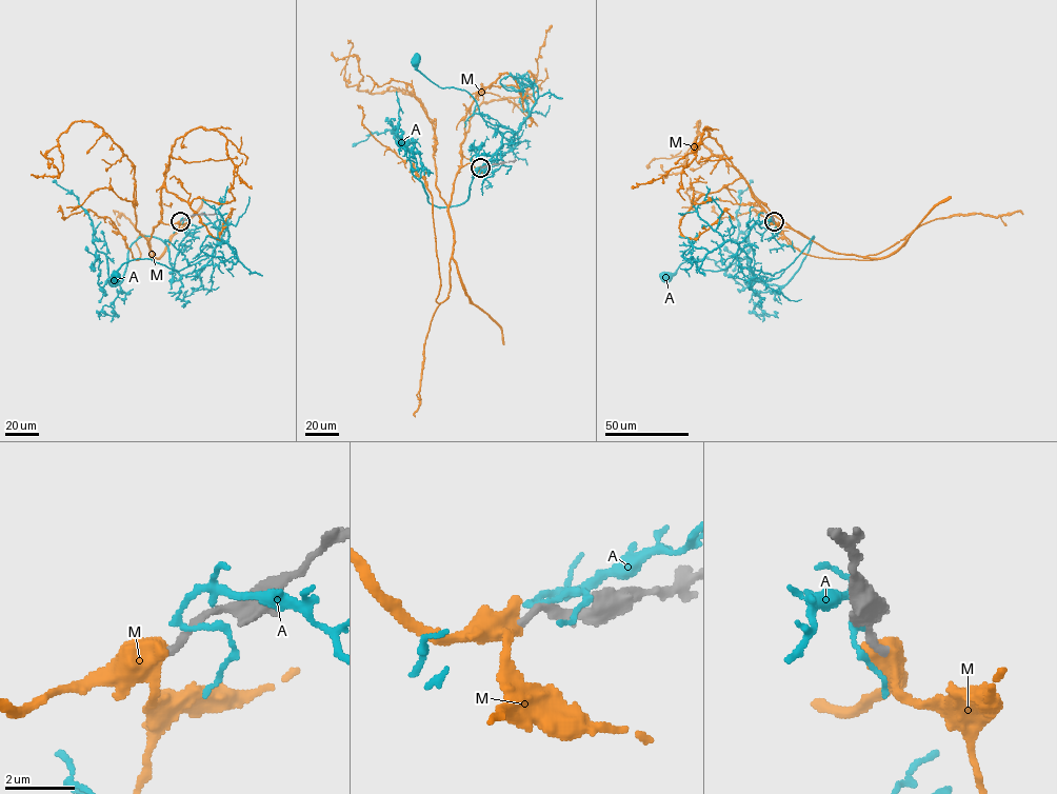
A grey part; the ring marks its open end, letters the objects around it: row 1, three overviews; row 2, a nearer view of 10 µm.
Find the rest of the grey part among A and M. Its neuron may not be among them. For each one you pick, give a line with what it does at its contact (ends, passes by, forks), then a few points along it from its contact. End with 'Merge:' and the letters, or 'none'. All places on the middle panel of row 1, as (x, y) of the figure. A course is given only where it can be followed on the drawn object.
M: it passes by; course (480, 167), (467, 163), (455, 179), (450, 289), (438, 303), (432, 196), (414, 162), (362, 123), (360, 106)
Merge: M

